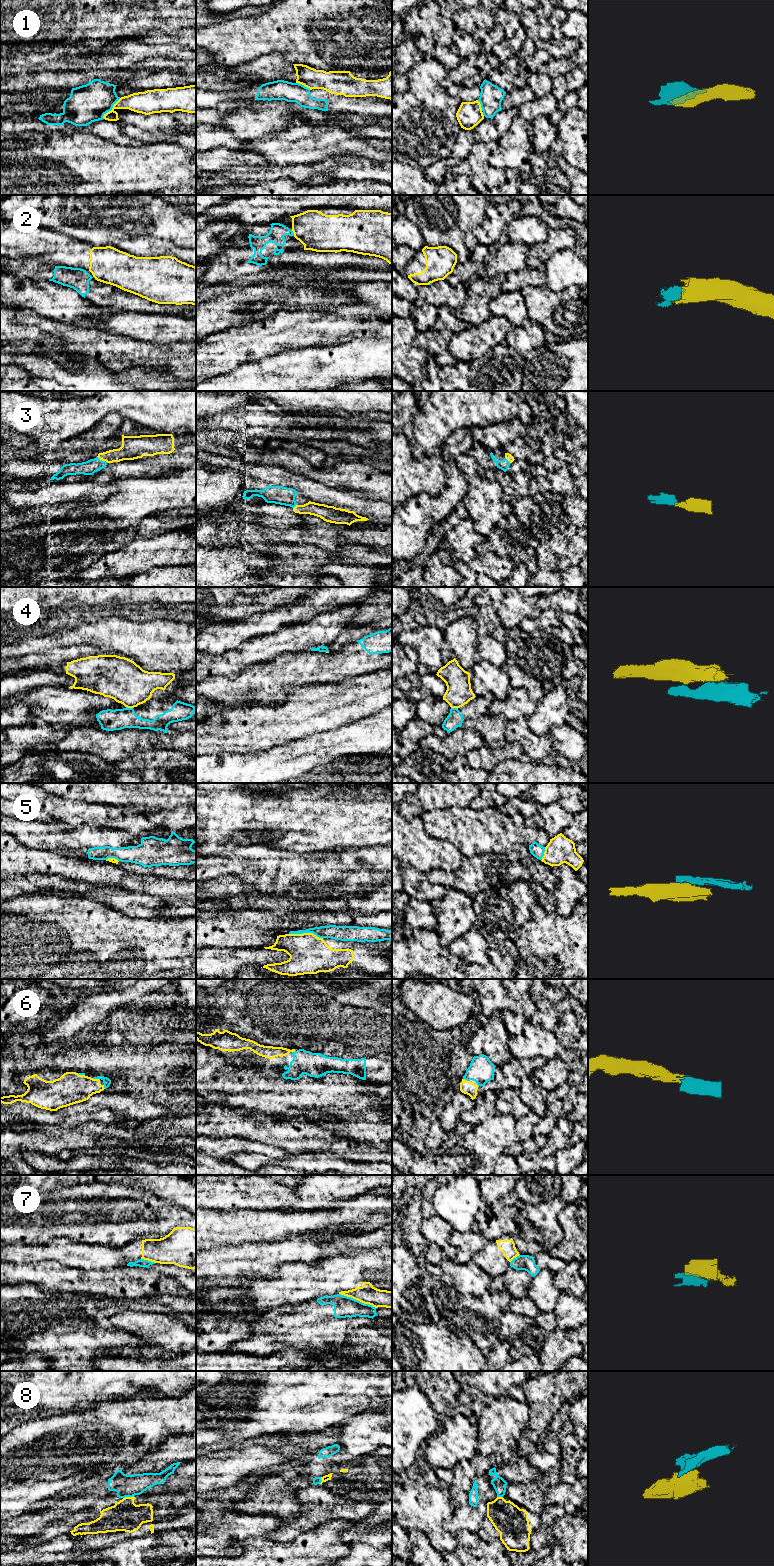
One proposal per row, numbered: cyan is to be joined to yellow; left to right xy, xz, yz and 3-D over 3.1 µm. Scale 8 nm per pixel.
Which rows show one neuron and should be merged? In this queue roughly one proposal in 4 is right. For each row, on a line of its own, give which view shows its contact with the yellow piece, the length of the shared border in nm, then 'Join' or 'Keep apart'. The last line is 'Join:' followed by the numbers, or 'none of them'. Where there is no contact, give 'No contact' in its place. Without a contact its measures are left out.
1: Touches yellow in xy. Shared border 220 nm. Keep apart
2: Touches yellow in xz. Shared border 50 nm. Keep apart
3: Touches yellow in xy. Shared border 100 nm. Join
4: Touches yellow in xy. Shared border 60 nm. Keep apart
5: Touches yellow in xz. Shared border 280 nm. Keep apart
6: Touches yellow in xy. Shared border 70 nm. Join
7: Touches yellow in xz. Shared border 320 nm. Keep apart
8: Touches yellow in xy. Shared border 90 nm. Keep apart
Join: 3, 6

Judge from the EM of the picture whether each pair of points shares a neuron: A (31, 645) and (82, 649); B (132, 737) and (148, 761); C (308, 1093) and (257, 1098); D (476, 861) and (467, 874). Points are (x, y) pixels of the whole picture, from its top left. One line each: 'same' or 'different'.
A: different
B: different
C: same
D: same

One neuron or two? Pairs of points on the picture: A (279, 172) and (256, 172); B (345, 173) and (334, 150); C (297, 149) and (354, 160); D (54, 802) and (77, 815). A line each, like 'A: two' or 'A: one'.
A: one
B: two
C: two
D: one

